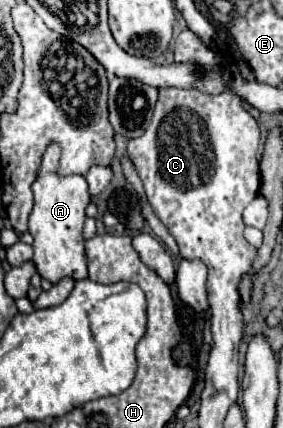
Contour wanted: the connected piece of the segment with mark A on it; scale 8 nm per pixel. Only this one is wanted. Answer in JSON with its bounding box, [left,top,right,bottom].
[28,143,90,283]

